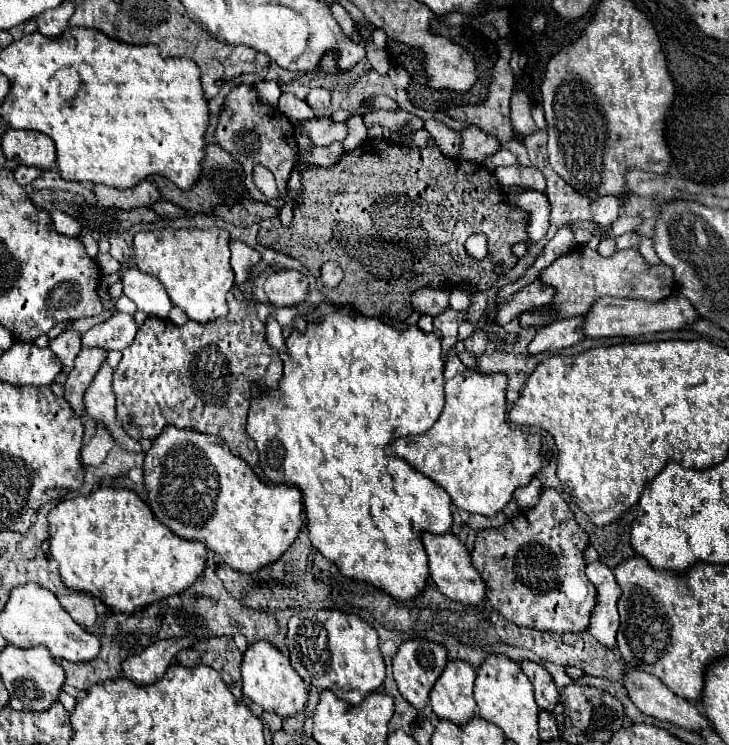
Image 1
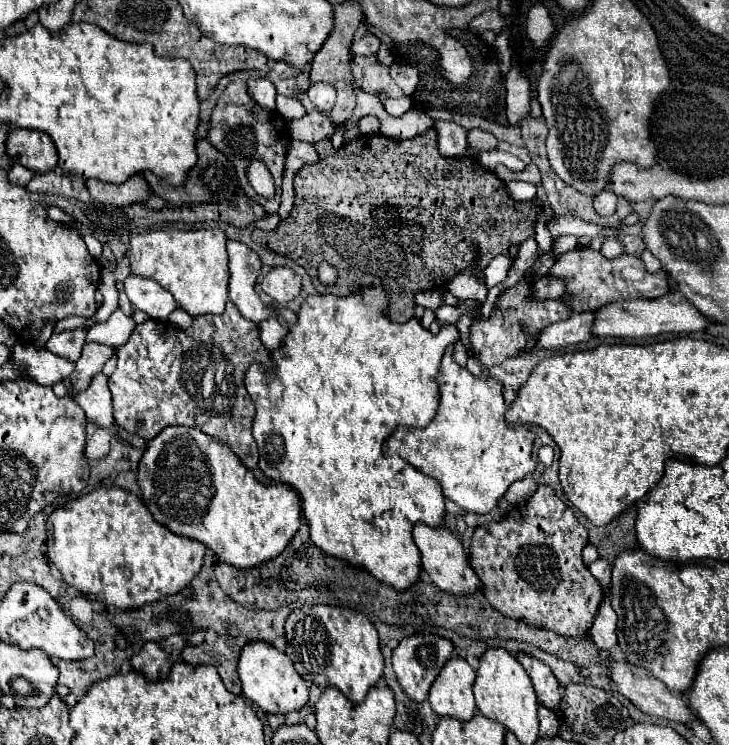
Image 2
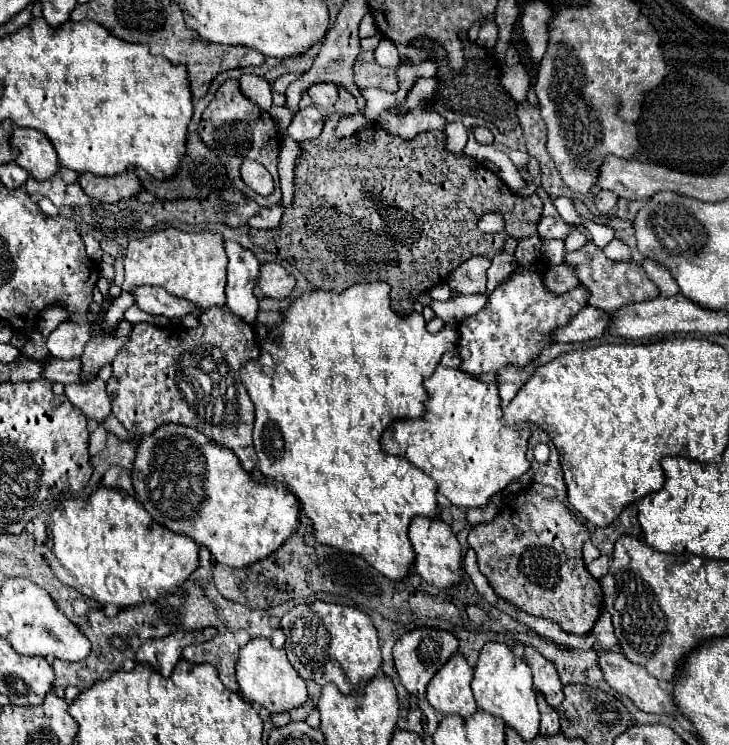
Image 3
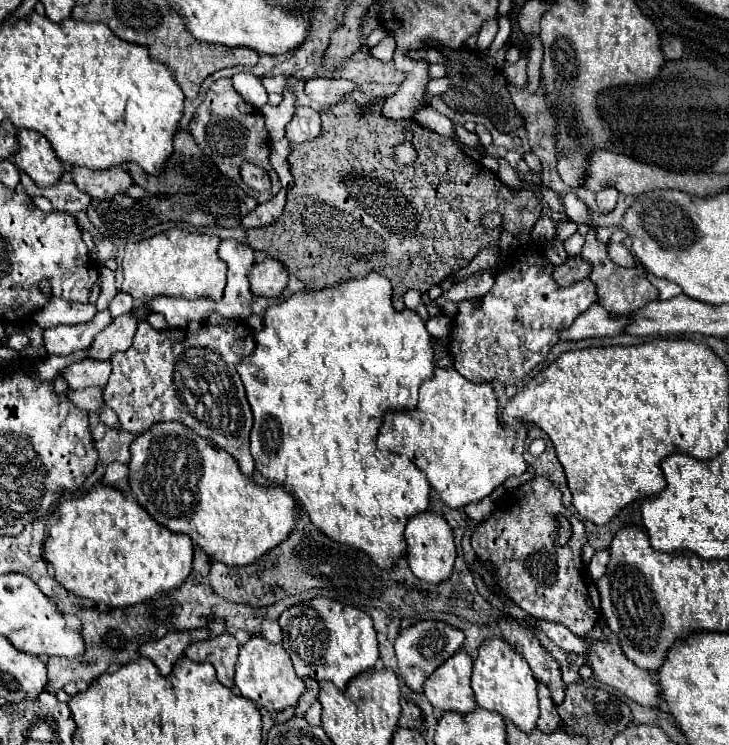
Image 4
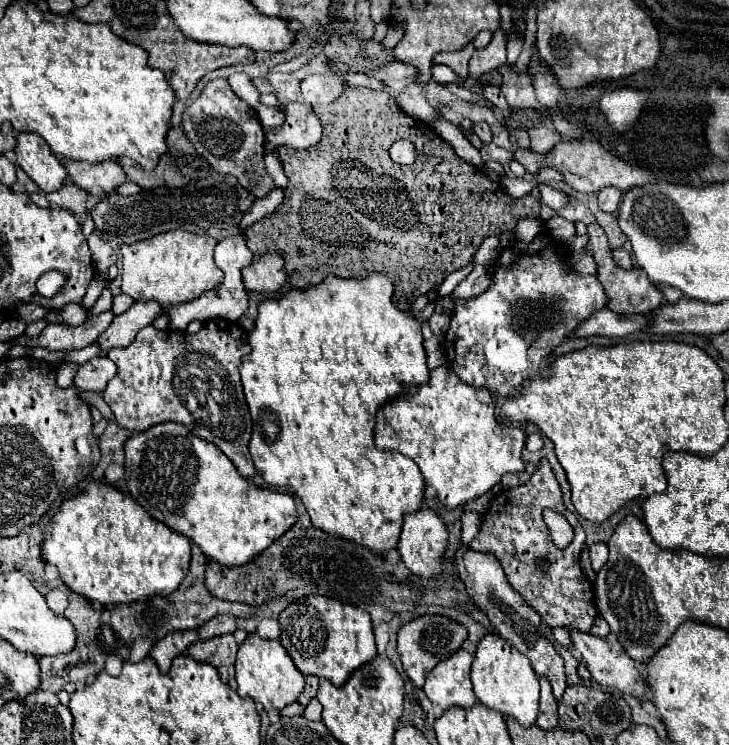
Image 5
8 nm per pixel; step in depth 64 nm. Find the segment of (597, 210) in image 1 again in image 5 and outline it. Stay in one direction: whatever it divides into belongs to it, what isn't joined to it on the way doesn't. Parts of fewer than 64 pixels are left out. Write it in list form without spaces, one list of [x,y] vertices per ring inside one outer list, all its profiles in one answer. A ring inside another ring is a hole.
[[[602,188],[598,194],[598,206],[602,212],[614,212],[622,200],[622,192],[618,188]]]

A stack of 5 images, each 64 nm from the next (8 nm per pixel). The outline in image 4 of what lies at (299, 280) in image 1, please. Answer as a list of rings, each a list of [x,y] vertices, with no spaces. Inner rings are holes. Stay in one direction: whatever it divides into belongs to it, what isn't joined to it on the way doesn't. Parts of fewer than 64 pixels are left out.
[[[264,258],[262,262],[256,262],[252,266],[252,272],[248,272],[248,282],[252,294],[268,298],[278,296],[288,284],[288,270],[278,260]]]

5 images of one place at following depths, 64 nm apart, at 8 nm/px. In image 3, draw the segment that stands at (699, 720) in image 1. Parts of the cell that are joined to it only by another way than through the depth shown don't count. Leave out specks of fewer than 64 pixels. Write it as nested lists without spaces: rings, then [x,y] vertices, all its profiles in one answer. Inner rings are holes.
[[[598,650],[598,666],[608,686],[628,696],[640,710],[654,714],[674,714],[676,706],[670,690],[650,676],[638,664],[632,664],[622,652]]]

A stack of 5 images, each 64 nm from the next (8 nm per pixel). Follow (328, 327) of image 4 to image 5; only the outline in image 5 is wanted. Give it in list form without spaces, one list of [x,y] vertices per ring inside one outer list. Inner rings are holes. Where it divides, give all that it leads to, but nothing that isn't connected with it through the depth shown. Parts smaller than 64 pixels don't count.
[[[370,274],[366,278],[328,276],[316,286],[288,290],[278,300],[262,300],[254,330],[248,334],[252,352],[240,364],[254,426],[250,454],[256,470],[268,484],[294,490],[316,528],[378,552],[396,548],[402,516],[422,506],[424,478],[410,458],[376,448],[372,434],[376,408],[402,394],[400,384],[416,392],[430,376],[418,320],[400,312],[390,298],[390,278]]]

